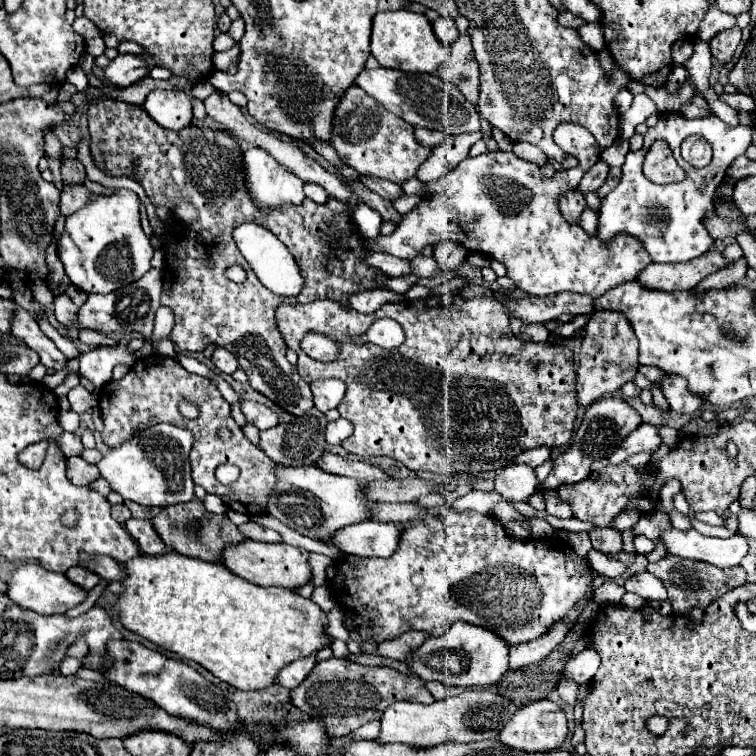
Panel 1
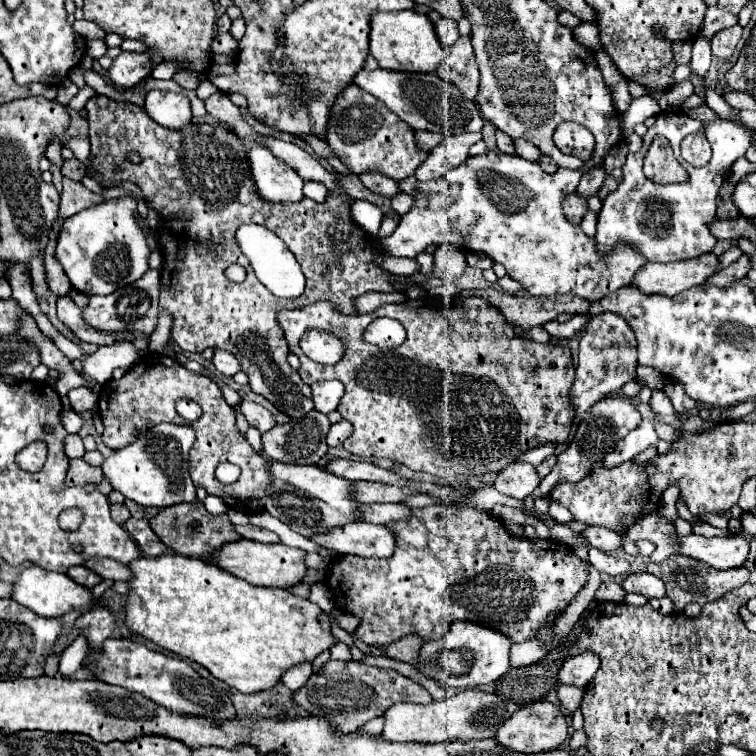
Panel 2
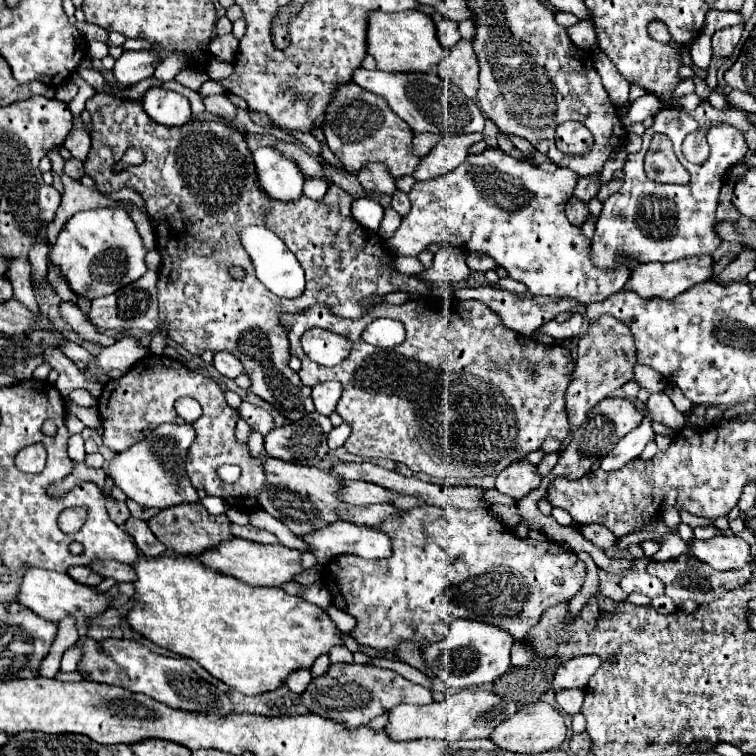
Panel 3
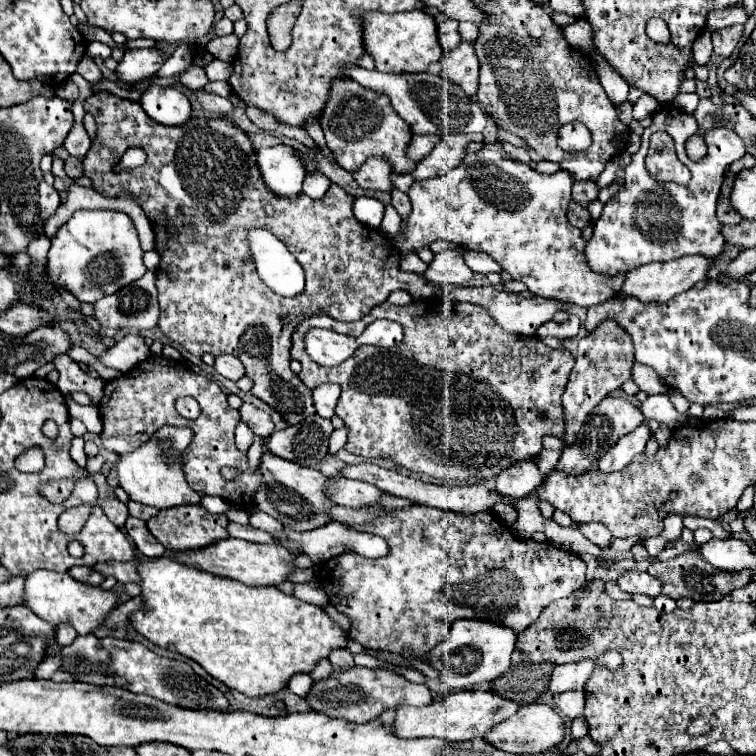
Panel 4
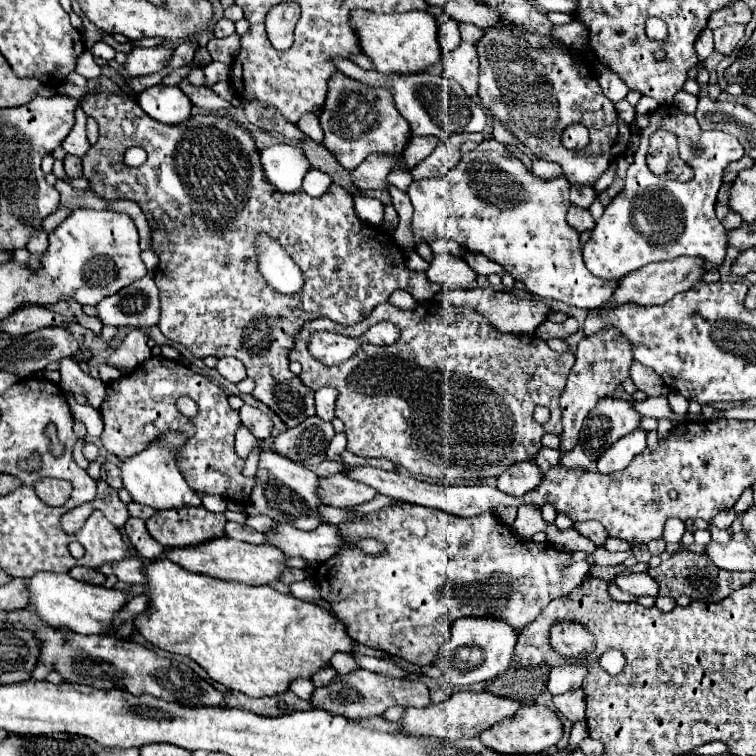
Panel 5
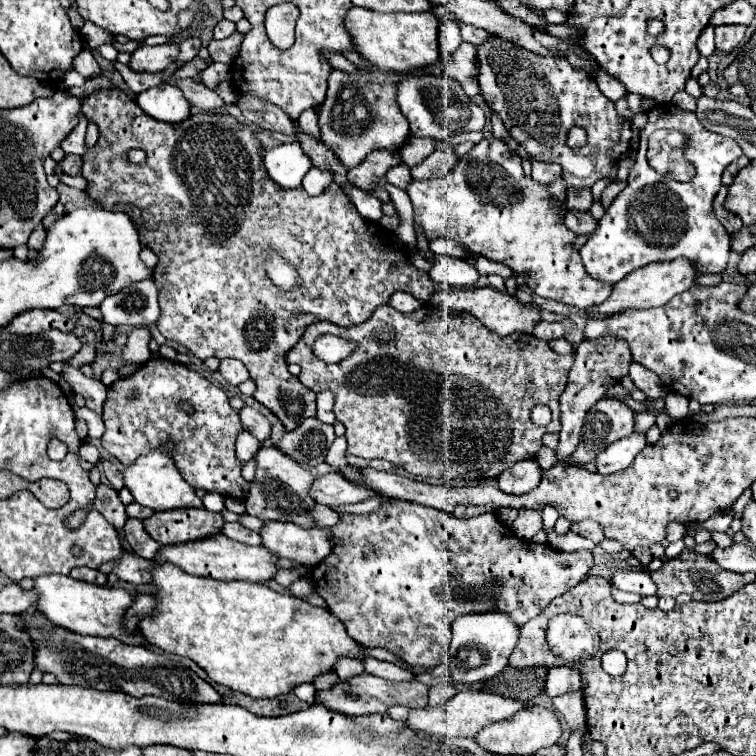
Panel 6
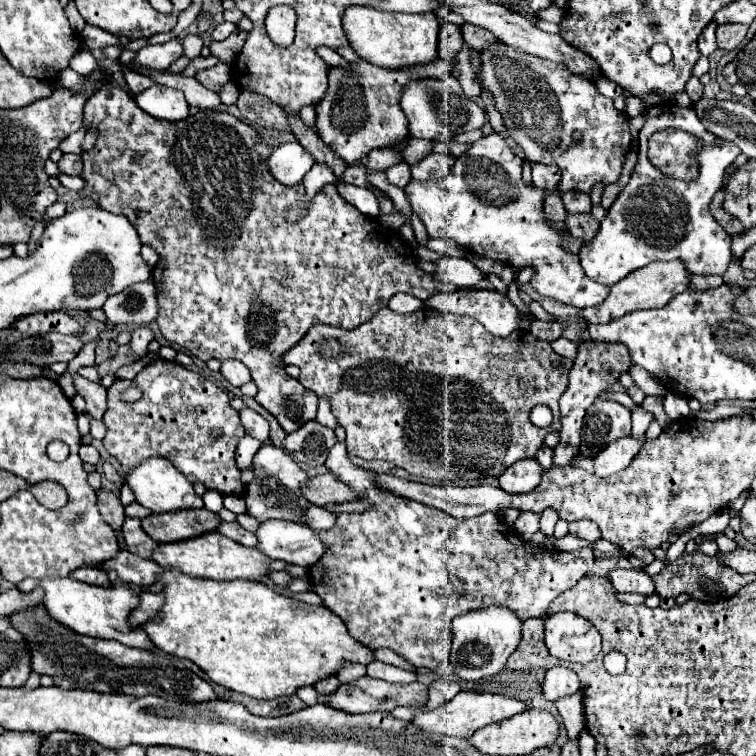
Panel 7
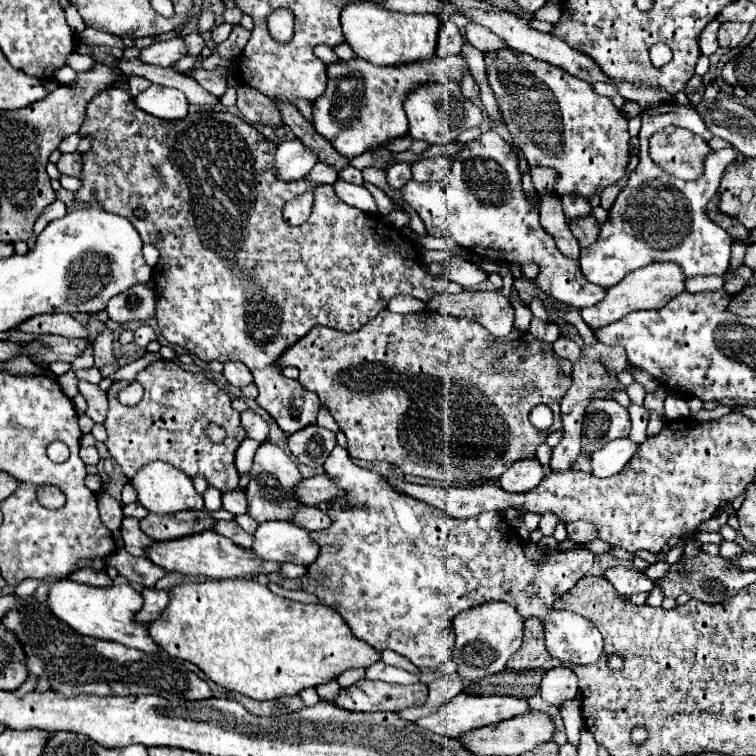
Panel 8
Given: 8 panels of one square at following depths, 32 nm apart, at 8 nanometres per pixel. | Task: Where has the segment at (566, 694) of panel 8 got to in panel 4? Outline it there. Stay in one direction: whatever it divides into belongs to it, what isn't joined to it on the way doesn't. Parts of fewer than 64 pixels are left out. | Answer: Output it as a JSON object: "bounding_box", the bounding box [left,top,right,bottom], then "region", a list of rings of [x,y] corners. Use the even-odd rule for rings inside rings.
{"bounding_box":[550,658,598,694],"region":[[[584,658],[578,662],[570,662],[570,664],[562,664],[556,666],[550,678],[550,692],[552,694],[562,694],[566,690],[578,690],[584,688],[588,676],[592,674],[594,666],[598,664],[598,660],[592,658]]]}

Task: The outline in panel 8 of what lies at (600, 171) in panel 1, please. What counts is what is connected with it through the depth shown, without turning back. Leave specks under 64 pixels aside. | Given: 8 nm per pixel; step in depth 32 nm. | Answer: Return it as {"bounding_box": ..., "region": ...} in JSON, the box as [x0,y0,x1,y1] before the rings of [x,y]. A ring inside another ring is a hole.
{"bounding_box":[562,194,592,222],"region":[[[566,194],[562,198],[562,206],[564,206],[564,216],[568,222],[574,218],[580,218],[580,216],[590,216],[590,212],[592,212],[592,206],[588,200],[578,198],[578,196],[570,196],[570,194]]]}

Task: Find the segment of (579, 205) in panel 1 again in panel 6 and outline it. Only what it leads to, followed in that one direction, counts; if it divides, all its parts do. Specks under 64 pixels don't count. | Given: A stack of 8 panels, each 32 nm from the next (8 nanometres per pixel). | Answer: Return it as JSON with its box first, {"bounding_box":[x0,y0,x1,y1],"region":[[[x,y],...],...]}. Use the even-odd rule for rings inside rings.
{"bounding_box":[564,212,596,236],"region":[[[566,212],[564,224],[576,234],[576,236],[590,236],[596,230],[596,220],[590,216],[590,212]]]}

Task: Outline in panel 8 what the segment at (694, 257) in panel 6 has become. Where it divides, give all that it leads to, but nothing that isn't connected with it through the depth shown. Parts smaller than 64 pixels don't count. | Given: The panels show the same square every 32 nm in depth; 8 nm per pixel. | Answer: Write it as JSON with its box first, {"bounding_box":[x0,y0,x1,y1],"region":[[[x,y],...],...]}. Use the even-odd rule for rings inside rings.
{"bounding_box":[580,102,738,288],"region":[[[674,102],[642,110],[640,118],[642,118],[642,128],[638,134],[640,162],[636,170],[628,176],[626,188],[618,194],[612,210],[608,212],[608,220],[602,224],[598,240],[592,246],[582,248],[580,252],[582,274],[592,284],[598,284],[602,288],[618,284],[620,280],[624,280],[628,272],[648,266],[652,262],[674,262],[682,268],[686,278],[698,274],[724,276],[730,262],[732,238],[706,216],[706,204],[716,194],[724,168],[732,164],[738,150],[736,148],[714,150],[708,154],[704,174],[698,180],[692,182],[678,180],[652,162],[648,154],[648,138],[666,126],[680,126],[692,130],[704,140],[710,140],[712,138],[710,130],[706,128],[706,124],[692,106],[680,106]]]}

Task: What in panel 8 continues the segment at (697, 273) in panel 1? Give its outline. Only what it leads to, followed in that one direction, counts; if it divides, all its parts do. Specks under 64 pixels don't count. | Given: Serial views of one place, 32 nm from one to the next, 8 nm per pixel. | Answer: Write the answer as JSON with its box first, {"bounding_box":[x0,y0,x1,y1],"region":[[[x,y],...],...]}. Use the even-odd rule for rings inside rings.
{"bounding_box":[580,262,684,330],"region":[[[672,262],[650,264],[650,266],[644,266],[644,268],[638,268],[636,272],[630,272],[620,284],[606,290],[606,296],[600,300],[600,304],[584,308],[584,310],[580,310],[580,314],[582,314],[582,320],[592,330],[598,330],[598,328],[604,328],[604,326],[616,322],[616,320],[620,320],[628,312],[634,312],[634,310],[658,310],[658,308],[666,306],[682,290],[684,290],[684,274],[682,274],[680,266],[676,266]]]}

